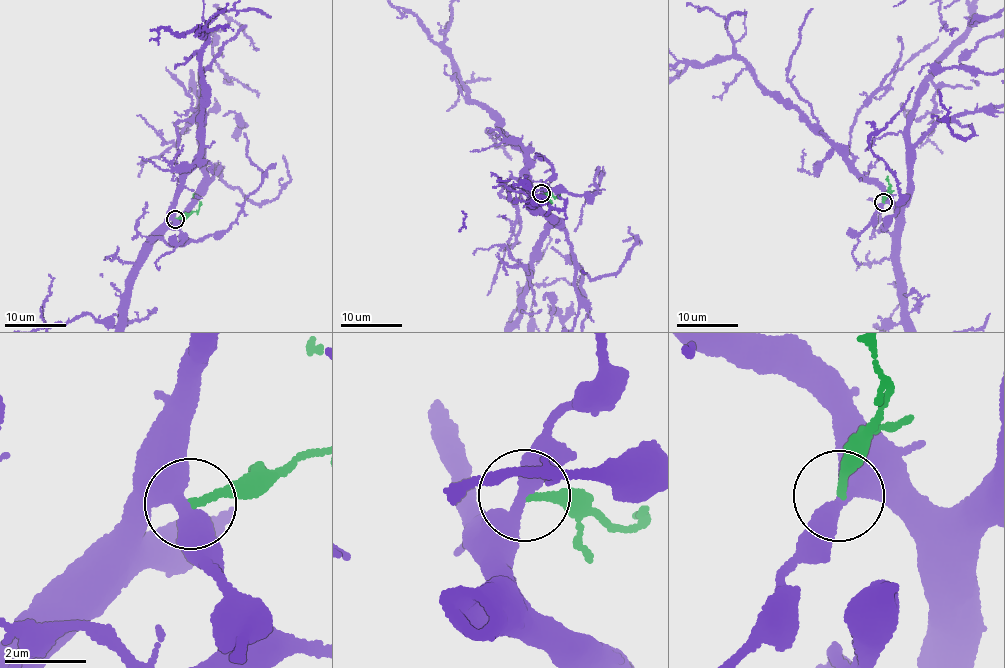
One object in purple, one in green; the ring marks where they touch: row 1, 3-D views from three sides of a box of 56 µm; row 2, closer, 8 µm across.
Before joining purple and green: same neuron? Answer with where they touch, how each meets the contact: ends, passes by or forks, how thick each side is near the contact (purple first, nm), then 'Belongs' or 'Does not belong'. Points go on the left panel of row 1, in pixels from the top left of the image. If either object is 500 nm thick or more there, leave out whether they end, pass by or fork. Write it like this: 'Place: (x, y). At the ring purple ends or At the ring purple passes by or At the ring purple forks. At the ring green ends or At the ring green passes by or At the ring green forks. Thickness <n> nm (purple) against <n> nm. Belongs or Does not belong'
Place: (175, 219). At the ring purple passes by. At the ring green ends. Thickness 400 nm (purple) against 170 nm. Does not belong

